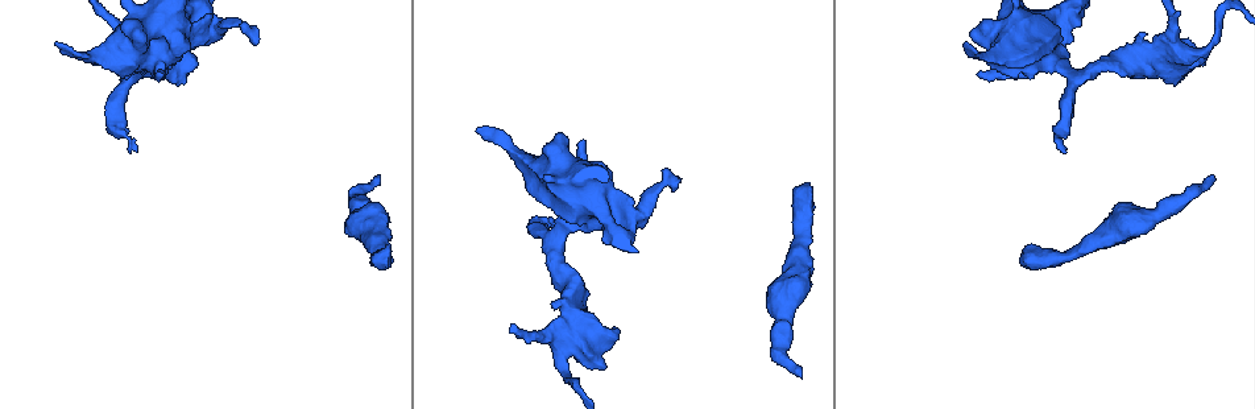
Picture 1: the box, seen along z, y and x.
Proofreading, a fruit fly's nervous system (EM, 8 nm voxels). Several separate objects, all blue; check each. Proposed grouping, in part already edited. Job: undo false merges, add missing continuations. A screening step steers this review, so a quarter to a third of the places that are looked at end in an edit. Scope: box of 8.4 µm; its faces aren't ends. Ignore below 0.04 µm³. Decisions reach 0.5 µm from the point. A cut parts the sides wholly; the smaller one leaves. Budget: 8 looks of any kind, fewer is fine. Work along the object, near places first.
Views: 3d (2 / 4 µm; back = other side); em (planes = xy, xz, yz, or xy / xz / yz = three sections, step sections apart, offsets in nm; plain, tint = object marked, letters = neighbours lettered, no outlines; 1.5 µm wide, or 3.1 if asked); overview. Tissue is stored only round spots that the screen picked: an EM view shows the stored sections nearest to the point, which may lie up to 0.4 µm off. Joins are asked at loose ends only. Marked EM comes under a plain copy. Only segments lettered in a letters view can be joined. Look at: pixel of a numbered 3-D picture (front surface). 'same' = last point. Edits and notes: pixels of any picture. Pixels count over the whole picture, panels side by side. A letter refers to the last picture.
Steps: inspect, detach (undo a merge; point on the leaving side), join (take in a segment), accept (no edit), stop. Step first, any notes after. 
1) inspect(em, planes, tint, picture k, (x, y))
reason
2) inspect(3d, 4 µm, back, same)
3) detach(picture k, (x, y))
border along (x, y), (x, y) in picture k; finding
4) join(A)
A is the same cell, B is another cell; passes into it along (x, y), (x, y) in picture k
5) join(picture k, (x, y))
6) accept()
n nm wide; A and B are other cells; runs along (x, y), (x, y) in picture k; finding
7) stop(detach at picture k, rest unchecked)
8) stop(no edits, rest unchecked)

inspect(3d, 4 µm, picture 1, (386, 245))
an open end

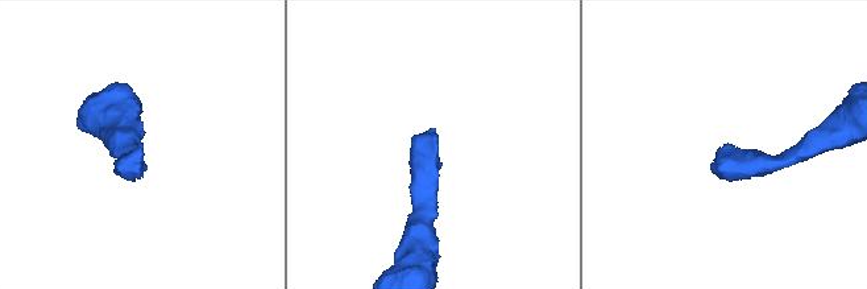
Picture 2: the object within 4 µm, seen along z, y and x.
inspect(em, 3.1 µm, yz, step 16, tint, picture 2, (436, 142))
shape alone is not enough

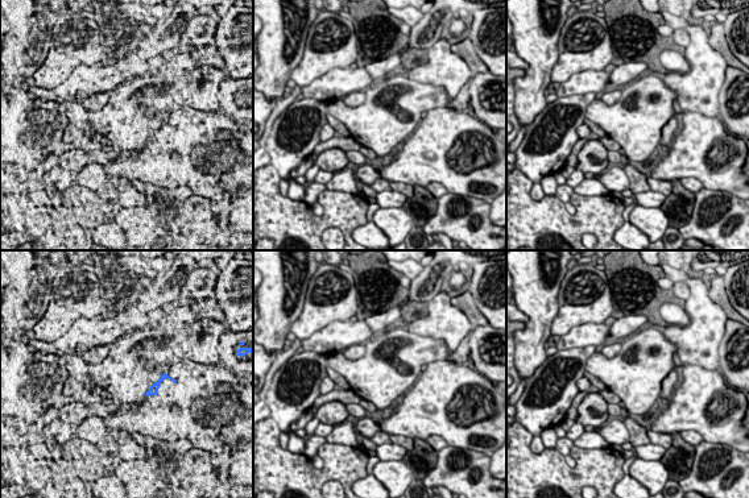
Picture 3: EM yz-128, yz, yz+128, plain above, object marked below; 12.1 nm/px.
inspect(em, 3.1 µm, planes, letters, same)

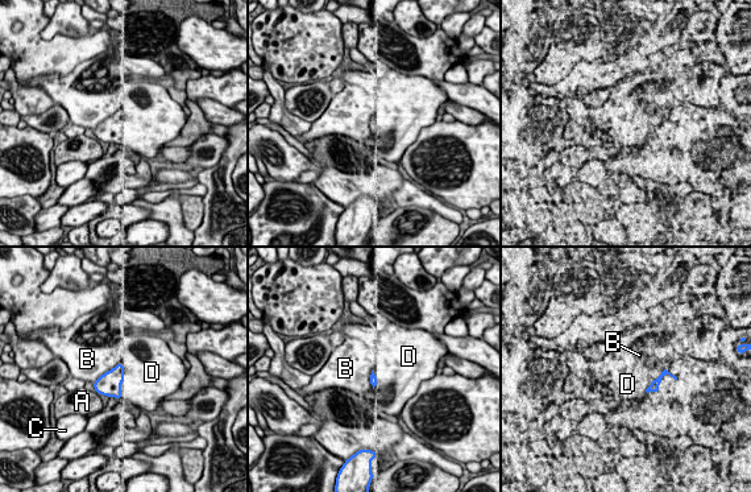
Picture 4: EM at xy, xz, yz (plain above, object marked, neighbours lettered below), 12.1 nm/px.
accept()
A, B, C and D are other cells; border along (120, 363), (123, 381), (119, 399) in picture 4; none of them fits

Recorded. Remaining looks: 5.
inspect(3d, 2 µm, picture 1, (573, 290))
arms part here

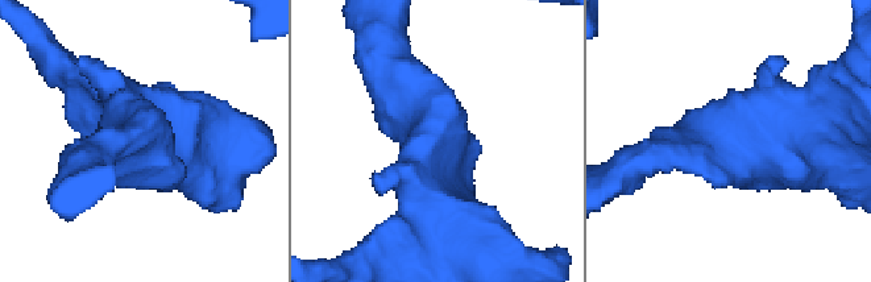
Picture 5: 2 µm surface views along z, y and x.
inspect(em, planes, letters, picture 5, (433, 141))

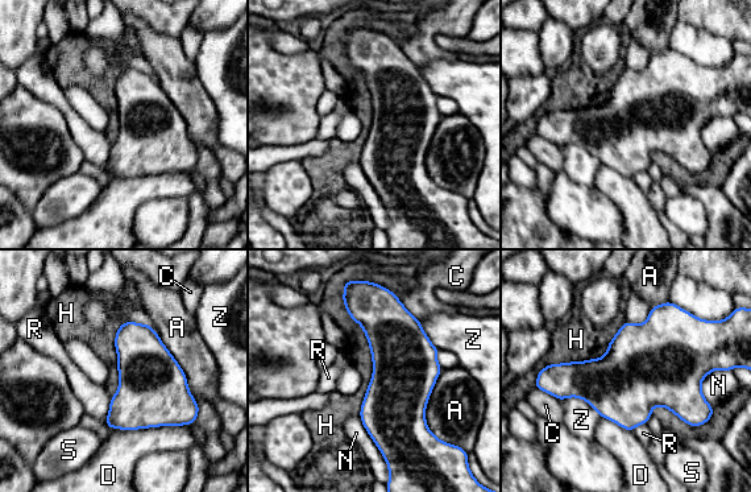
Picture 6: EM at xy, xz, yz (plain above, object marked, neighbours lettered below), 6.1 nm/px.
accept()
H touches over 700 nm; A, C, D, H, N, R, S and Z are other cells; border along (443, 369), (426, 425), (459, 447) in picture 6; one neuron here

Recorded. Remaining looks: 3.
inspect(em, planes, letters, picture 1, (54, 44))
tapers out

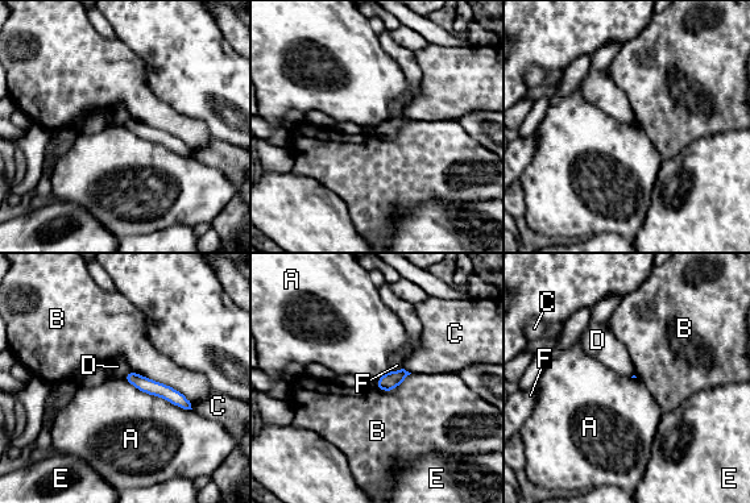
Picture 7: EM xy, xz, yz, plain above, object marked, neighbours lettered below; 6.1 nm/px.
accept()
A, B, C, D, E and F are other cells; runs along (129, 377), (160, 389), (187, 406) in picture 7; no lettered segment goes on from it

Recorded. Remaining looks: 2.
stop(no edits, rest unchecked)

